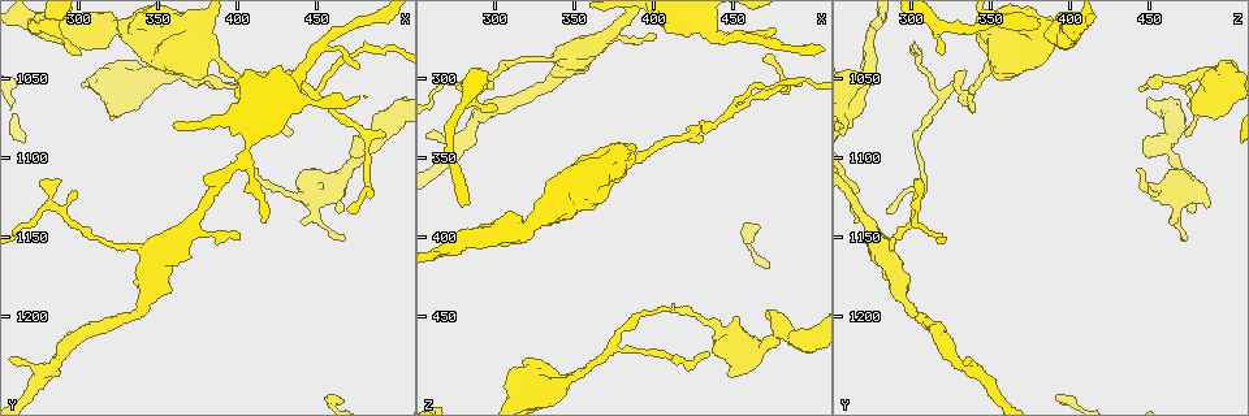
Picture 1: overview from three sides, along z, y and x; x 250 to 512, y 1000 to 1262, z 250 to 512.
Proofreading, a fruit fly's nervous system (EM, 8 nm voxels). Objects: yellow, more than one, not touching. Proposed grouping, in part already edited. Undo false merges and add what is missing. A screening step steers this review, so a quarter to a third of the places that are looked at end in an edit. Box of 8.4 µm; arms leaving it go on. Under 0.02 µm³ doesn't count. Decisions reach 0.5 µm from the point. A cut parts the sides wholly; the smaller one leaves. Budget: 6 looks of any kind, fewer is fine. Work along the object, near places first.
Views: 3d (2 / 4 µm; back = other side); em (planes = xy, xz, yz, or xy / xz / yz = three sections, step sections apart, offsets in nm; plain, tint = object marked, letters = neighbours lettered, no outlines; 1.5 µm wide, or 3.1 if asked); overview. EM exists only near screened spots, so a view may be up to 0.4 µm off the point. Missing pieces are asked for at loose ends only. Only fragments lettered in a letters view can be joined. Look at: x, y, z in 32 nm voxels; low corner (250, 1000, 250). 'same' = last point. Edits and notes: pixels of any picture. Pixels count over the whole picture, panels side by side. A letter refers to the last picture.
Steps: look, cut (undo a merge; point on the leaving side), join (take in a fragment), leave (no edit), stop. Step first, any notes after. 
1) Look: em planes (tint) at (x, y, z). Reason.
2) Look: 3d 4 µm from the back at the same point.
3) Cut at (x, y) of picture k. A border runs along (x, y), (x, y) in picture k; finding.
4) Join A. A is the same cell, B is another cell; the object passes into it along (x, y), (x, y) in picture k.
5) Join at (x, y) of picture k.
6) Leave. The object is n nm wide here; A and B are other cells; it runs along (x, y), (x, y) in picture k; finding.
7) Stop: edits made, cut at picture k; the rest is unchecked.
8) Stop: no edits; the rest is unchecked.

Look: 3d 4 µm at (300, 1036, 318). Branch stops here.

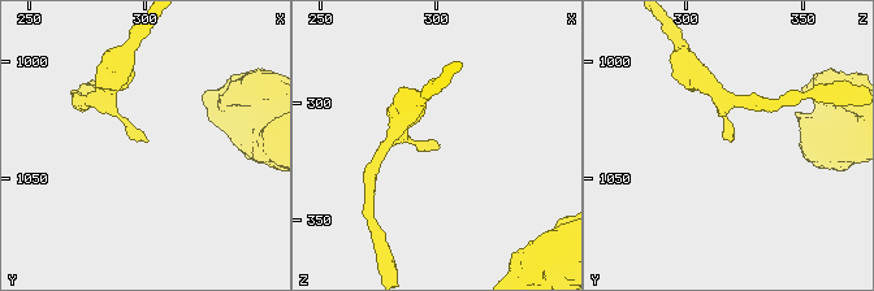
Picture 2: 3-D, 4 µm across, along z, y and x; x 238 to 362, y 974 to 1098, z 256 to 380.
Look: em planes (letters) at (301, 1033, 320). Shape alone is not enough.

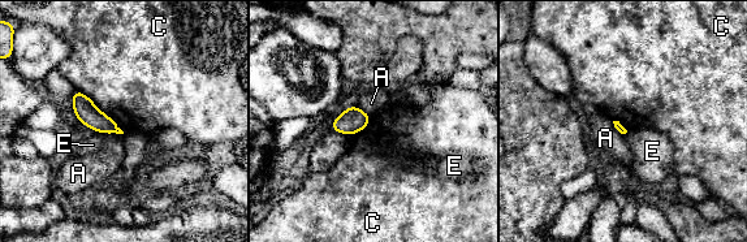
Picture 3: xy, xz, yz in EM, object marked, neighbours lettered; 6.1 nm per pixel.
Leave. A, C and E are other cells; a border runs along (76, 87), (109, 116), (124, 133) in picture 3; none of them fits.

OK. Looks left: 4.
Look: 3d 2 µm from the back at (296, 1120, 304). Free end.

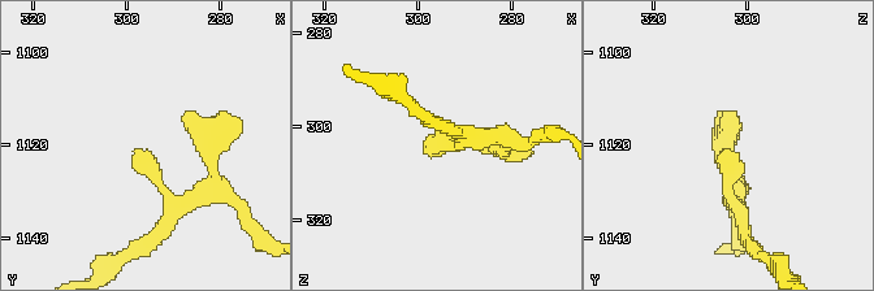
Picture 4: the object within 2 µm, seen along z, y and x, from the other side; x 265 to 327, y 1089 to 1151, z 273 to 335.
Look: em xz step 4 (letters) at (297, 1121, 305). Need the tissue.

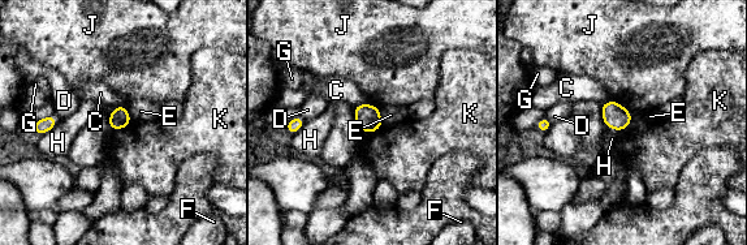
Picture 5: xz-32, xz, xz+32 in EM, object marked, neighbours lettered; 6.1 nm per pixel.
Look: em yz step 4 (letters) at the same point. Cut it another way.

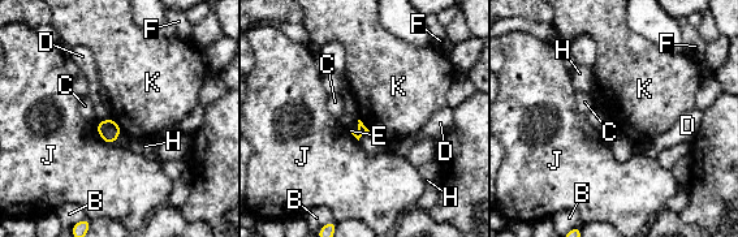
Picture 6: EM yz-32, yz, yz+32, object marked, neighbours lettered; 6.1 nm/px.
Leave. The longest contact is with J, 170 nm; B, C, D, E, F, H, J and K are other cells; a border runs along (111, 116), (122, 130) in picture 6; none of them fits.

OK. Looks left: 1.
Look: em xz step 4 (letters) at (466, 1152, 472). Tapers out.

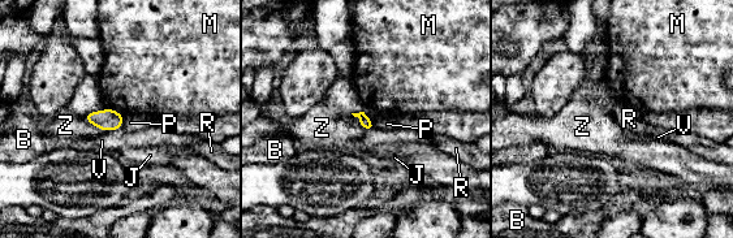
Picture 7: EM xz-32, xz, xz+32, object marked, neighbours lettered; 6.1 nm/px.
Leave. B, J, M, P, R, V and Z are other cells; a border runs along (82, 116), (86, 121), (106, 132) in picture 7; no lettered fragment goes on from it.

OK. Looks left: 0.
Stop: no edits; the rest is unchecked.

